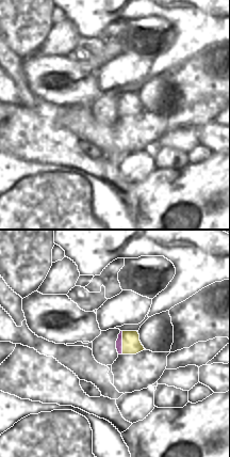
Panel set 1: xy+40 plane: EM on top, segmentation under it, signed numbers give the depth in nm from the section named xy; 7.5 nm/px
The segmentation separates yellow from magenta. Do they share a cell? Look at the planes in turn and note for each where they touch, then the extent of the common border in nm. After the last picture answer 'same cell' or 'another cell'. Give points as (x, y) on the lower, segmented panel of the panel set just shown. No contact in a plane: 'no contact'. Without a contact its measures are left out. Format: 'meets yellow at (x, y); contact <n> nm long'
meets yellow at (122, 343); contact 180 nm long

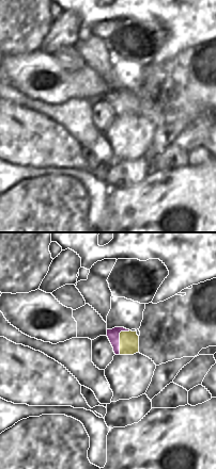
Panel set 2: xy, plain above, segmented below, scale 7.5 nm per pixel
meets yellow at (120, 339); contact 200 nm long

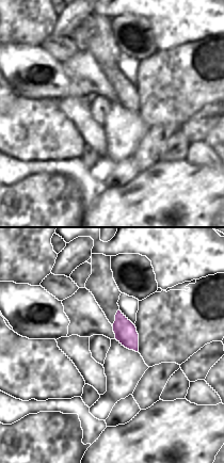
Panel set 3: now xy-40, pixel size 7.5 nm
no contact

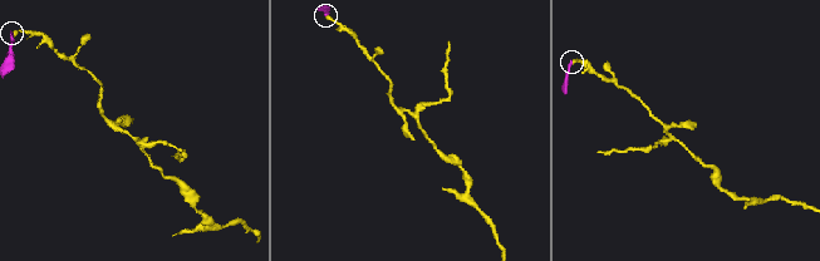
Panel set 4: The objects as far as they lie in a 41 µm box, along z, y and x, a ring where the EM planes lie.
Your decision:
another cell

